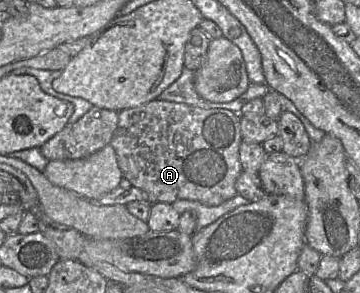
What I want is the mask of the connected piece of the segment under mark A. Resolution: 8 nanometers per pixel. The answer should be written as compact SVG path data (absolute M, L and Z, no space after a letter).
M160 98L119 111L118 125L110 141L124 178L149 193L153 203L172 204L179 199L217 206L237 195L235 183L243 171L239 159L242 143L240 114L228 109L204 109Z

